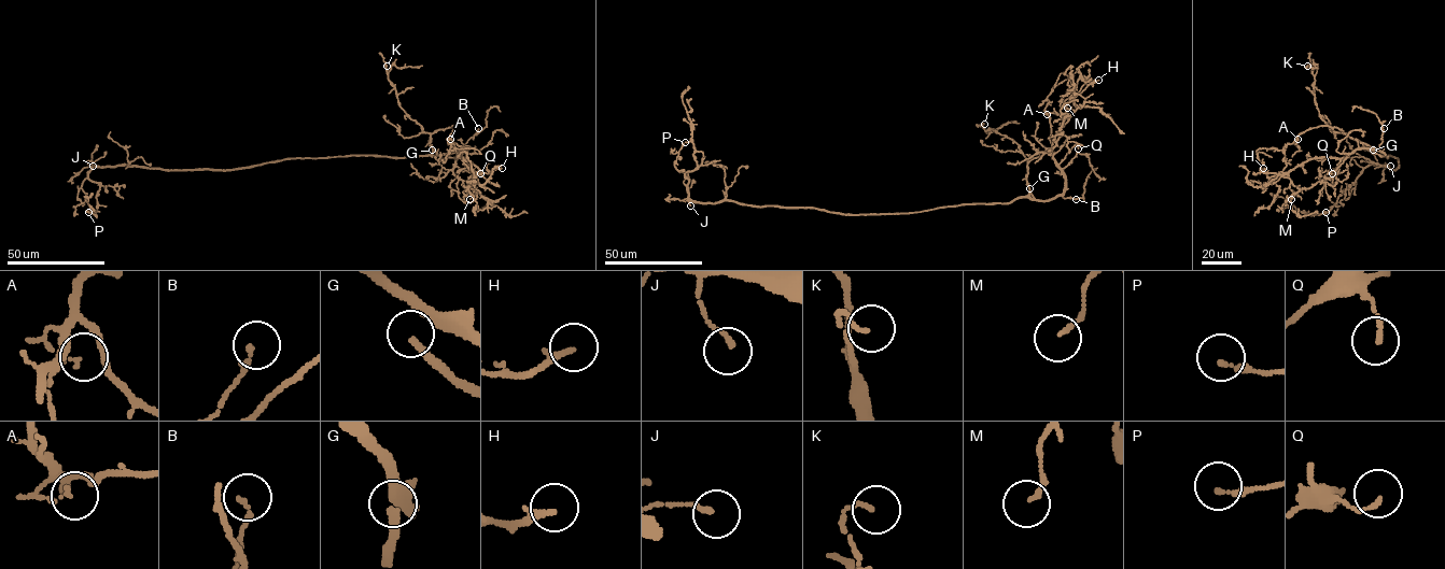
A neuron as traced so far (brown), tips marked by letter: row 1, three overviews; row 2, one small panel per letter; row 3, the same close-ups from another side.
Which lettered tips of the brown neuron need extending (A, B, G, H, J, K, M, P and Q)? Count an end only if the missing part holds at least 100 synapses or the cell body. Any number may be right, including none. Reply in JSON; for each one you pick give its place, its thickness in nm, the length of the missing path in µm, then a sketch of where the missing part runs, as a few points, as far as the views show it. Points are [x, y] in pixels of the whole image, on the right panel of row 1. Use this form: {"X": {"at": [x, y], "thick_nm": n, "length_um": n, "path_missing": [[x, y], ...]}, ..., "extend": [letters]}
{"G": {"at": [1373, 150], "thick_nm": 170, "length_um": 120, "path_missing": [[1373, 150], [1337, 131], [1315, 126], [1239, 138], [1224, 147], [1201, 150]]}, "extend": ["G"]}

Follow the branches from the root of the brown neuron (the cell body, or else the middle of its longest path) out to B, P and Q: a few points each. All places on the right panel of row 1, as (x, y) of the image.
B: (1397, 158), (1382, 156), (1385, 154), (1379, 148), (1384, 128)
P: (1397, 158), (1399, 166), (1394, 170), (1386, 165), (1366, 166), (1326, 212)
Q: (1397, 158), (1382, 156), (1385, 154), (1376, 148), (1357, 148), (1329, 173), (1332, 173)

